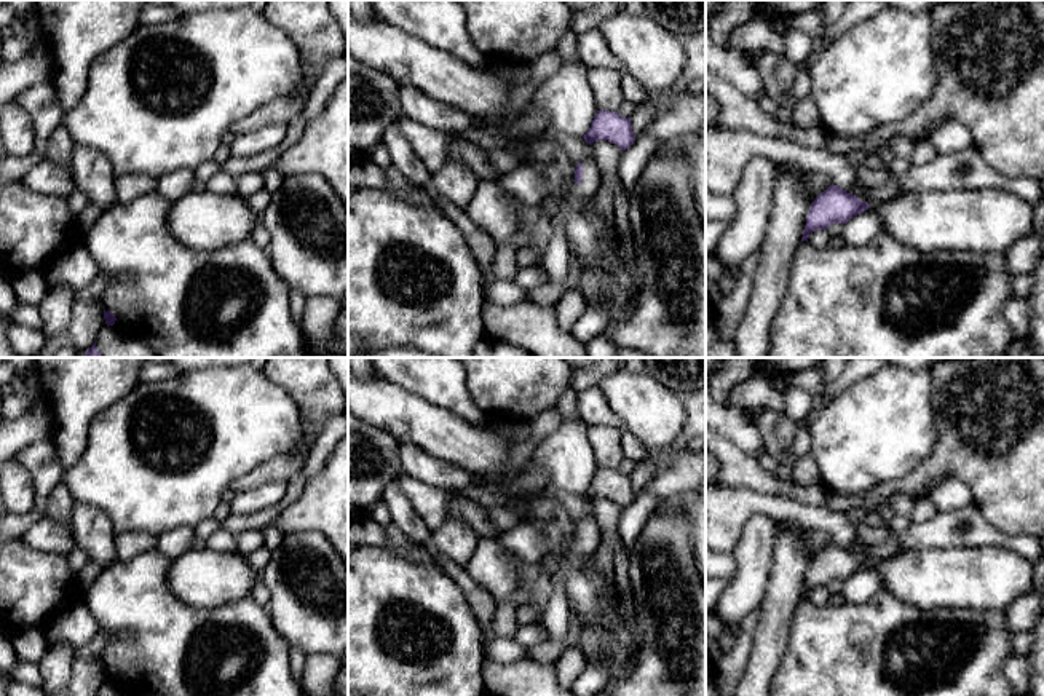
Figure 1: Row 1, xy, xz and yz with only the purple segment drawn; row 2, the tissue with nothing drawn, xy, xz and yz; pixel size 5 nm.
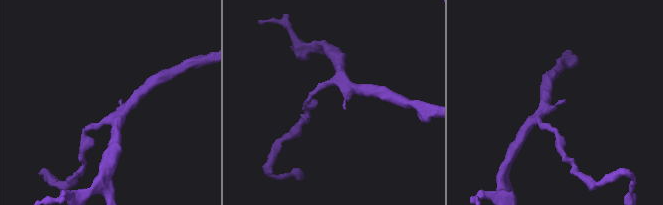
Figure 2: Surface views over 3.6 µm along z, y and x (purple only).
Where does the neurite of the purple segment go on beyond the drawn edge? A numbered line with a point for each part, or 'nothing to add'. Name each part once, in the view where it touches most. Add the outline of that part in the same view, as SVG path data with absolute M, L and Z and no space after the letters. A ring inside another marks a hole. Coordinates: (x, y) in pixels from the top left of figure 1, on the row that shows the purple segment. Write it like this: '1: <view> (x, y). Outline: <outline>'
1: xz (556, 260). Outline: M589 155L583 160L583 180L571 188L567 206L557 216L551 217L552 233L548 249L543 254L543 268L554 284L564 283L570 270L570 247L564 227L564 216L594 198L600 188L600 182L600 172L594 161L594 155Z

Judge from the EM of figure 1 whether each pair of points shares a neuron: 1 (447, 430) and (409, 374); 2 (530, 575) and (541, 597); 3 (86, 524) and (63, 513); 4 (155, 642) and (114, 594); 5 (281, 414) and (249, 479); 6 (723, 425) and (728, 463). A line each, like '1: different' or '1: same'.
1: different
2: same
3: different
4: same
5: different
6: different

